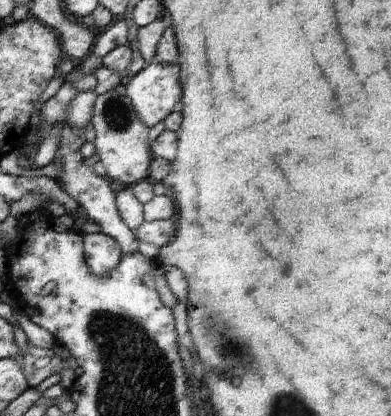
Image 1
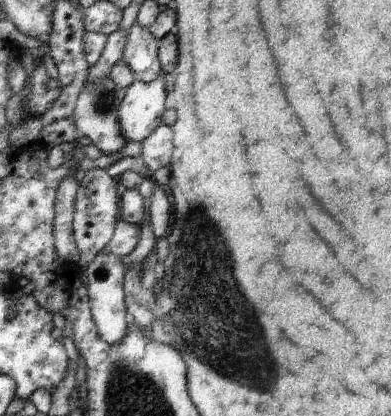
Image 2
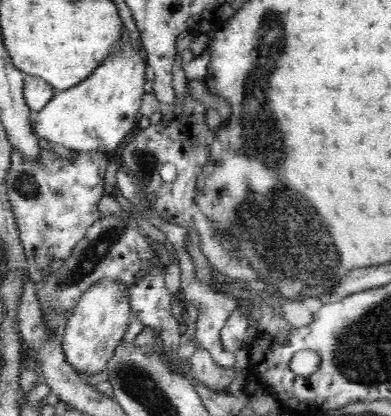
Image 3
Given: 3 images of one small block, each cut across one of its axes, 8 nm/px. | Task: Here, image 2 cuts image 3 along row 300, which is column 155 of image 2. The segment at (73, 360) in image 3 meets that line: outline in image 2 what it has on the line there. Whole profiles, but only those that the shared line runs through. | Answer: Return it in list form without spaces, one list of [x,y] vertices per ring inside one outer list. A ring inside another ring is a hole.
[[[163,78],[157,82],[135,82],[121,104],[121,126],[125,136],[131,140],[145,142],[153,136],[153,132],[163,126],[165,118],[165,100],[167,100],[167,86]]]

